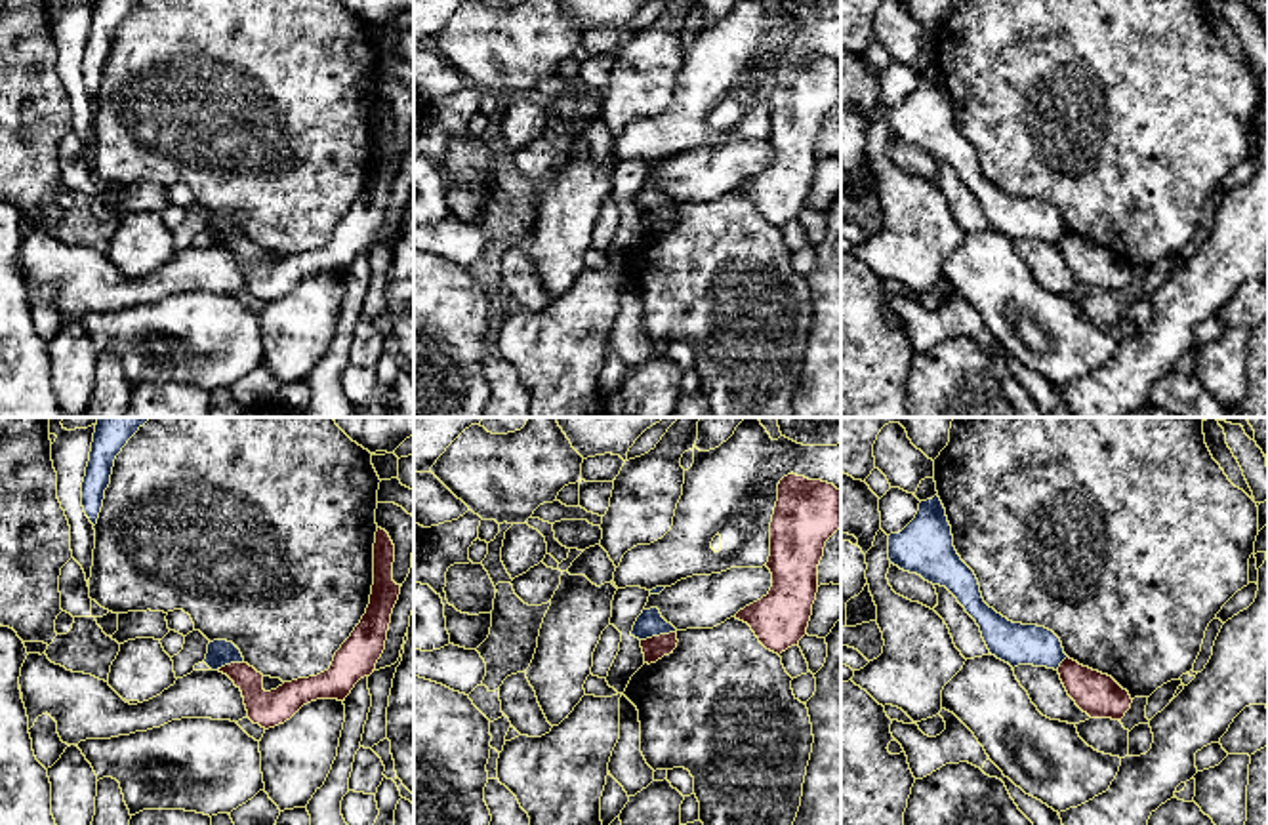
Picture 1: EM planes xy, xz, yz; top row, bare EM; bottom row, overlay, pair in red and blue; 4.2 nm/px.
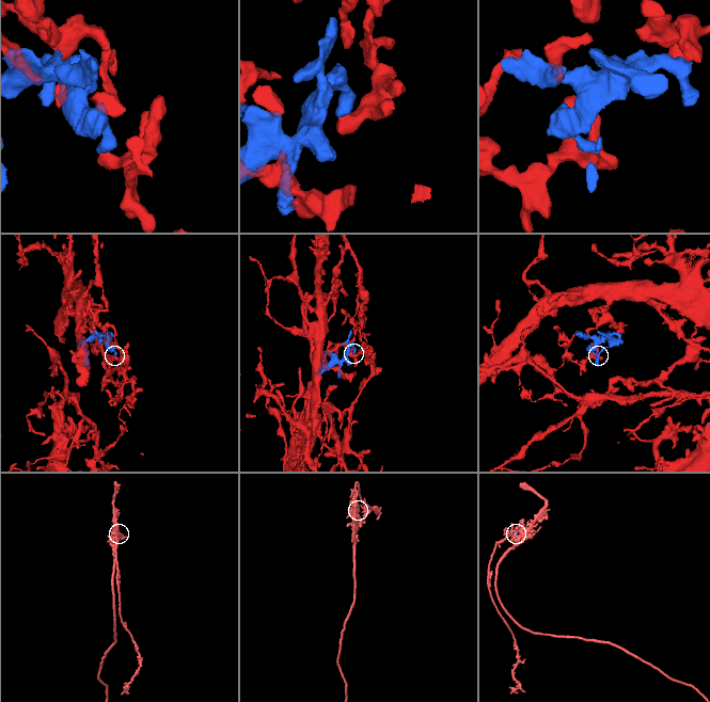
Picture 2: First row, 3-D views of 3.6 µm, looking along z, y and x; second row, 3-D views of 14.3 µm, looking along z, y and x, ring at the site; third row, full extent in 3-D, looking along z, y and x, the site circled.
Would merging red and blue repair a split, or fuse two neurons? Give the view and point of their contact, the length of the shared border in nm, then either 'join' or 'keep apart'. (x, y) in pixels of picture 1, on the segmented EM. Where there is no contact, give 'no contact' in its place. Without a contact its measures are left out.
meets red in xz at (660, 635); contact 160 nm long; keep apart

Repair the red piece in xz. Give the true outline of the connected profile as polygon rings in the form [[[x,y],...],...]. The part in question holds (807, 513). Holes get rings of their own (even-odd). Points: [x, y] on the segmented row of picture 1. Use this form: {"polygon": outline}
{"polygon": [[[793,473],[780,480],[767,562],[772,587],[734,615],[751,627],[767,650],[780,655],[807,634],[818,593],[818,564],[837,530],[841,490]]]}

